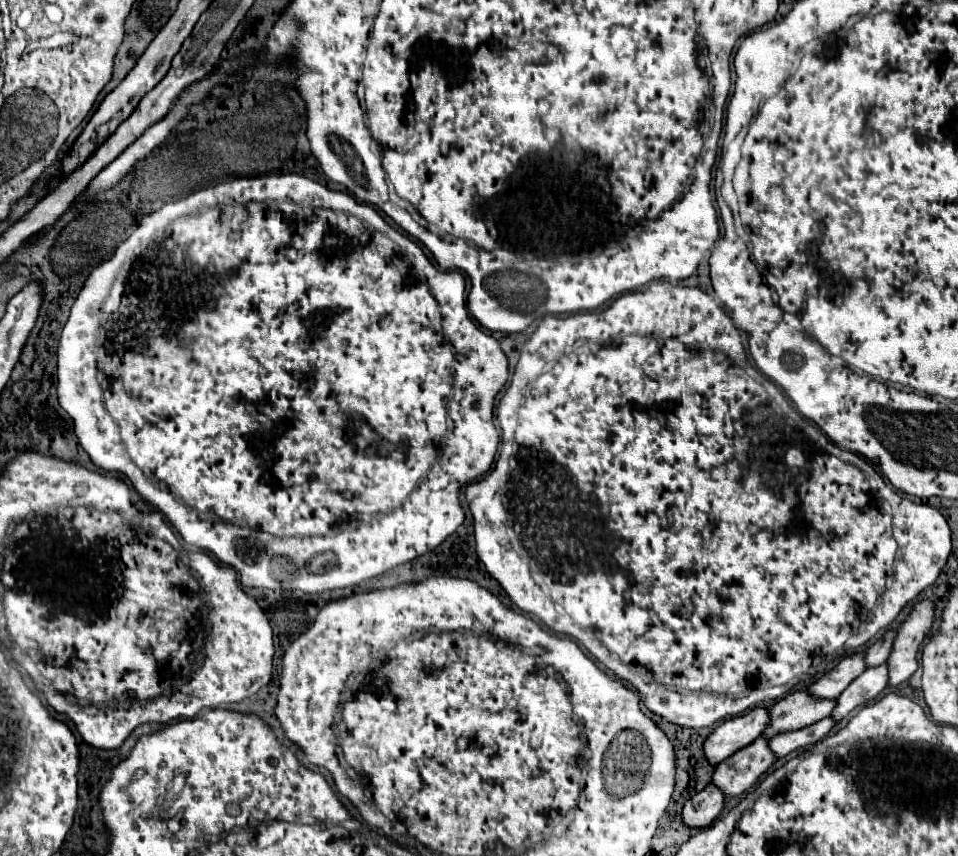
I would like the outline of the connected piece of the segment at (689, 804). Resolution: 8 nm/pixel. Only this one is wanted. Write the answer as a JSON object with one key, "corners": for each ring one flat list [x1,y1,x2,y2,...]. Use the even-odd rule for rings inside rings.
{"corners":[[708,785,704,791,696,793,692,799,688,799,684,803,684,807,682,807,682,823,686,827,704,829,718,817,724,803,726,803,724,795,714,785]]}

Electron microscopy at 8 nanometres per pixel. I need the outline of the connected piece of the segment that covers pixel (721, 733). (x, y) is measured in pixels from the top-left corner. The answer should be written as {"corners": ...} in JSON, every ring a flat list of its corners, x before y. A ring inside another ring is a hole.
{"corners":[[754,707,740,717,724,721,704,741,704,755,708,763,718,765,720,761,734,755,738,749,756,741,762,735,762,727,766,727,764,707]]}

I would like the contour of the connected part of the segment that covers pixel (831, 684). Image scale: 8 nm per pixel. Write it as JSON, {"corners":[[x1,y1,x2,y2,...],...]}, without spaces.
{"corners":[[862,653,848,655,832,671,812,683,806,691,818,699,836,699,864,669,866,667,862,667]]}

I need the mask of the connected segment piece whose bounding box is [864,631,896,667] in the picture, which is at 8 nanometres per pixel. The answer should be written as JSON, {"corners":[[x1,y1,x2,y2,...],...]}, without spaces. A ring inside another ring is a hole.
{"corners":[[886,631,878,643,874,643,872,647,866,649,866,653,864,653,866,667,878,667,878,665,886,663,888,655,890,655,890,645,894,643,894,635,896,635,896,631]]}

